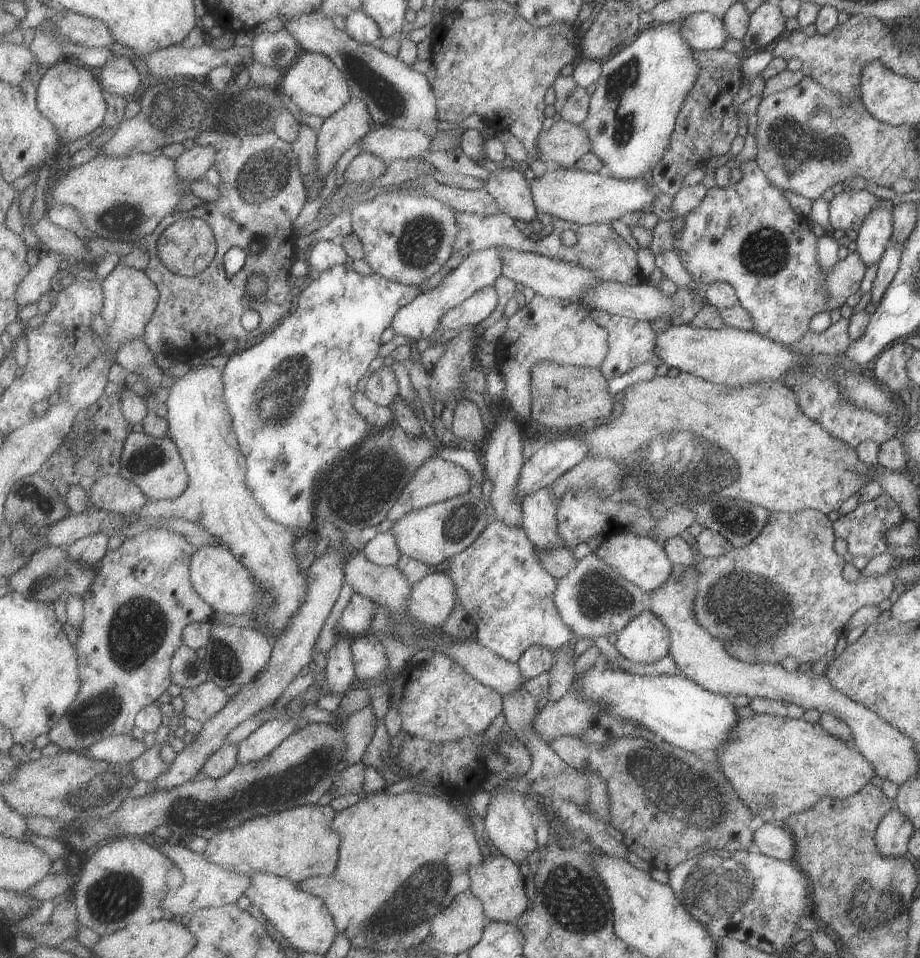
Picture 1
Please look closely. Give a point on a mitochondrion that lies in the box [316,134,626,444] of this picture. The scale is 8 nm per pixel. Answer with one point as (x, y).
(418, 246)

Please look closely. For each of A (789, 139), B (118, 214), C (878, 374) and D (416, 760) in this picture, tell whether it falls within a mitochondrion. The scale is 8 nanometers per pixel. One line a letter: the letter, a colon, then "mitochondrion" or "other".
A: mitochondrion
B: mitochondrion
C: other
D: other

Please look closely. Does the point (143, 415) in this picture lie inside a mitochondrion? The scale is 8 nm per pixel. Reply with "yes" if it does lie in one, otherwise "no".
no

